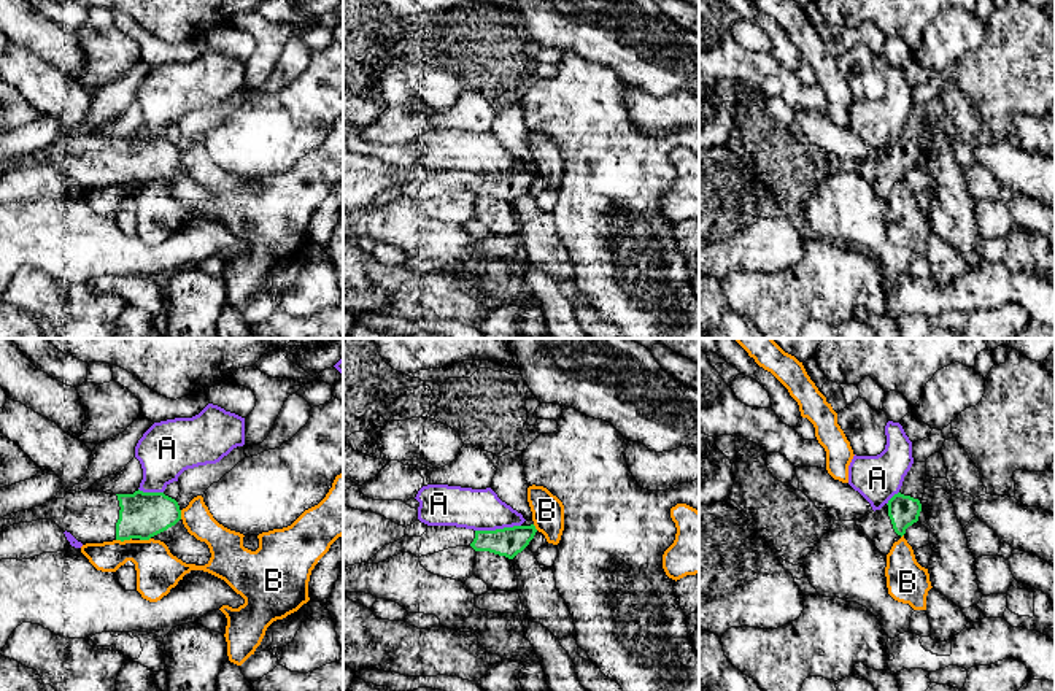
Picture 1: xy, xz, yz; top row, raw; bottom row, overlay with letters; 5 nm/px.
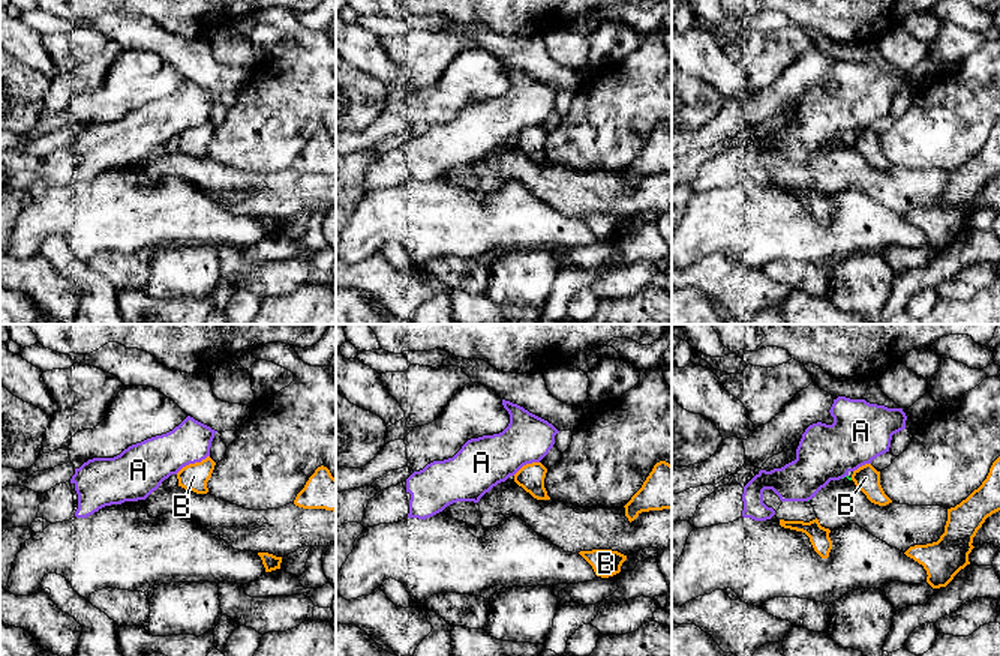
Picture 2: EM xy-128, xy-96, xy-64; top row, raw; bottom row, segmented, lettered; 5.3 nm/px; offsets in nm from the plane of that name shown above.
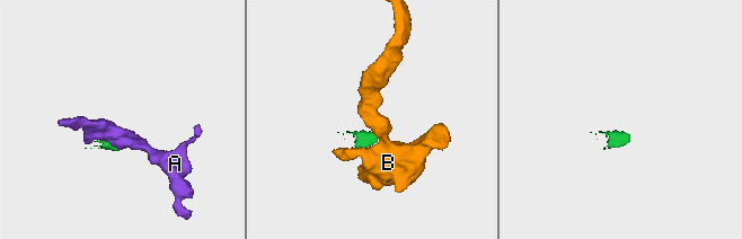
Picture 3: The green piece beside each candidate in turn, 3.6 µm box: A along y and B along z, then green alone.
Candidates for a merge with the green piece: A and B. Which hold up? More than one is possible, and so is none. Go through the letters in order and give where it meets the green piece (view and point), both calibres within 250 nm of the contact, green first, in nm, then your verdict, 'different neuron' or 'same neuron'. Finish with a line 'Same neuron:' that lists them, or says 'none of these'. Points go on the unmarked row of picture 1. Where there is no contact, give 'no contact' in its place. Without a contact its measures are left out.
A: contact xz (498, 173); calibres 150 and 200 nm; different neuron
B: contact xy (123, 185); calibres 240 and 220 nm; different neuron
Same neuron: none of these

